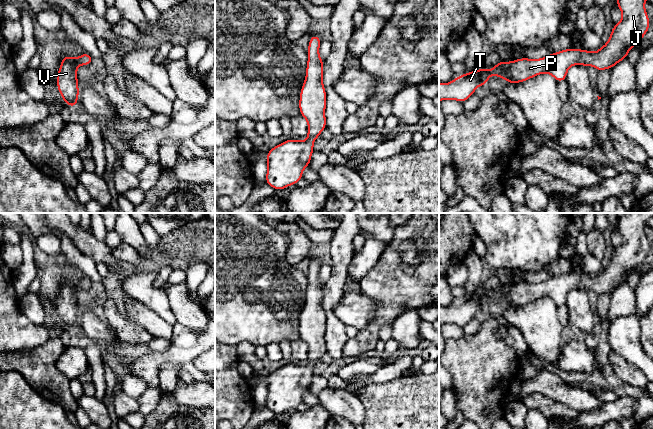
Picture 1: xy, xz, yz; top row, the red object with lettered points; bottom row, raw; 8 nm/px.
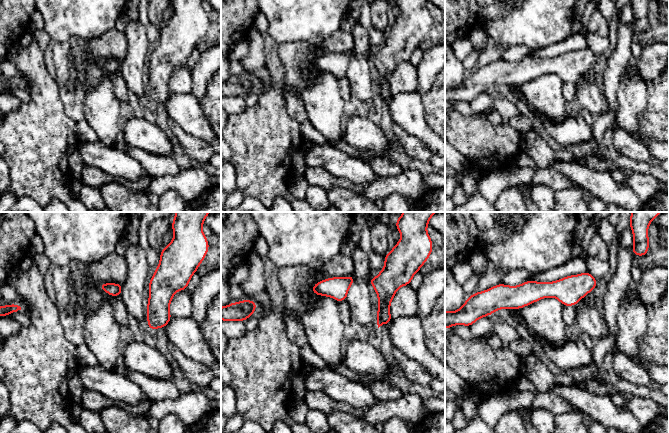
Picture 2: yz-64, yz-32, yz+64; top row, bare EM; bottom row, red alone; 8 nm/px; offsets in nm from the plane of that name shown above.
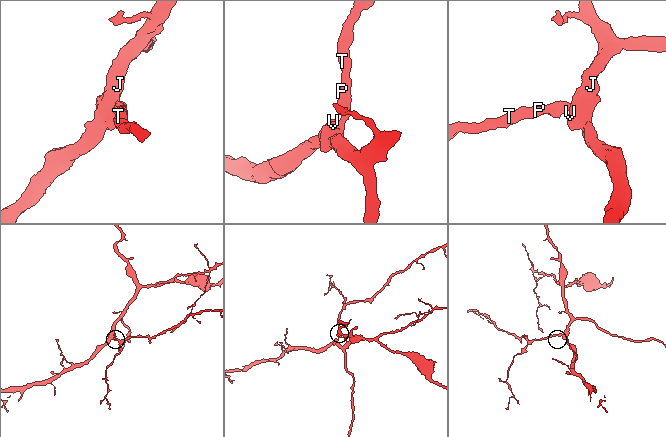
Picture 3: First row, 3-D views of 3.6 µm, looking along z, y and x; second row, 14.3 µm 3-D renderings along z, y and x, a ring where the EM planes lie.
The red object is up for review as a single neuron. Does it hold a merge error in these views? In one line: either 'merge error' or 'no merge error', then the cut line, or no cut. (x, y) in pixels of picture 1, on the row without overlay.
no merge error; no cut

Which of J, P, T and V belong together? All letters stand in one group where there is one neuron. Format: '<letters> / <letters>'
J P T V

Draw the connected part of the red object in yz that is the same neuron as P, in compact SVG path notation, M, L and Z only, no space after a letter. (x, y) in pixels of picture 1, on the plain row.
M624 213L621 217L618 217L615 228L622 235L622 243L619 247L614 248L608 266L598 275L592 277L585 273L569 272L557 277L551 277L541 283L520 282L511 286L500 284L490 295L486 295L484 291L481 291L479 294L464 297L449 307L439 307L439 325L453 323L465 328L466 324L474 318L479 309L486 310L490 299L502 301L507 307L521 307L539 298L549 297L557 306L561 306L566 305L568 293L572 289L583 289L586 291L592 289L598 296L604 293L611 293L619 285L627 282L629 274L637 270L649 254L650 245L644 229L652 216L653 213Z

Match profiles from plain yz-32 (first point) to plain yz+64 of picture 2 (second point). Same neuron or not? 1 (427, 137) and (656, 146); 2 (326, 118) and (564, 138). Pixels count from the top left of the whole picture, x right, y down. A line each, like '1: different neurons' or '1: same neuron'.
1: same neuron
2: different neurons

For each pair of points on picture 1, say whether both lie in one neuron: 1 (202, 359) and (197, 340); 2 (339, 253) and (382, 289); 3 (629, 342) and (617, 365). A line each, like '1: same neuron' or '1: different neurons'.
1: different neurons
2: different neurons
3: different neurons

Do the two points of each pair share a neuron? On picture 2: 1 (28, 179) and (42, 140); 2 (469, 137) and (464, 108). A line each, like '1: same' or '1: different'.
1: same
2: different

